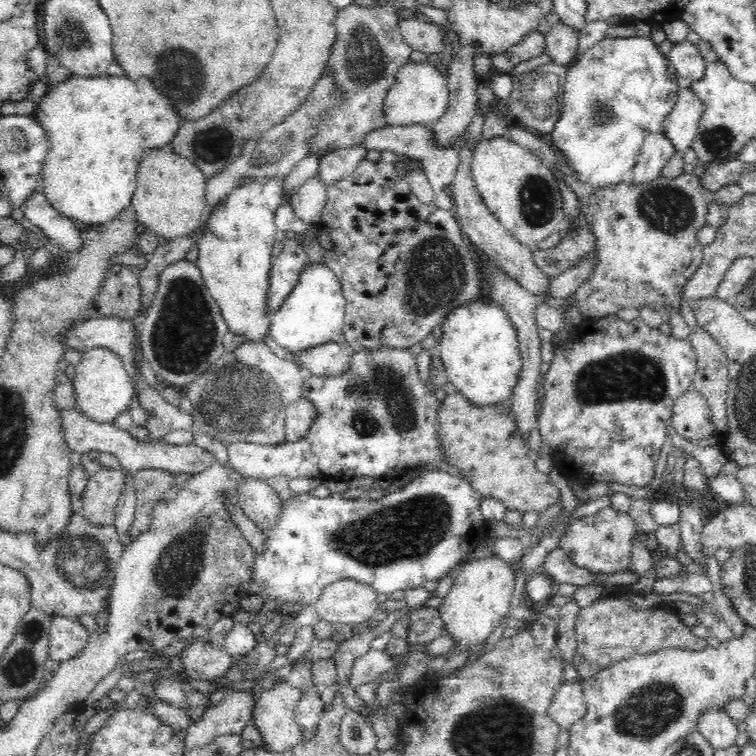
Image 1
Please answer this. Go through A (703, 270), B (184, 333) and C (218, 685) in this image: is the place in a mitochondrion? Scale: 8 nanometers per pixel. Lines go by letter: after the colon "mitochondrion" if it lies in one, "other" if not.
A: other
B: mitochondrion
C: other

